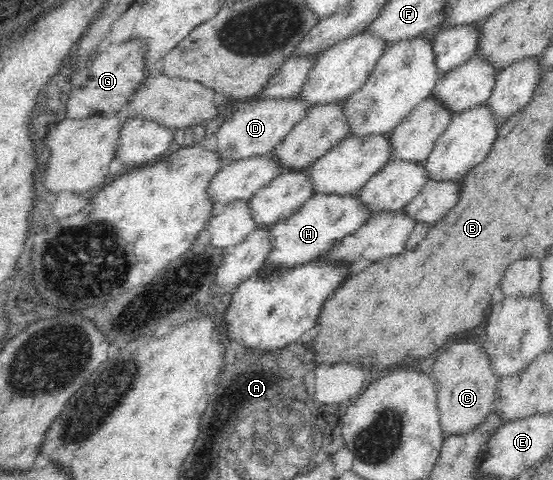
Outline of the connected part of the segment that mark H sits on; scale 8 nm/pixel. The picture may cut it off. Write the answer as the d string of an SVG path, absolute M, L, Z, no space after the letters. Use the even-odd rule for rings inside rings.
M315 194L292 215L281 218L275 224L266 227L270 238L270 249L259 270L287 270L318 259L337 239L353 234L366 223L369 217L371 214L367 213L353 194L349 196Z

